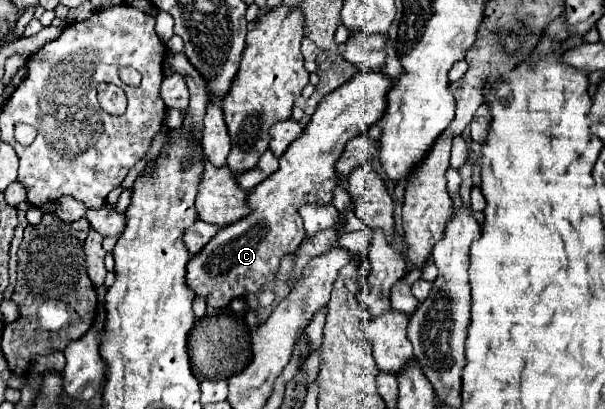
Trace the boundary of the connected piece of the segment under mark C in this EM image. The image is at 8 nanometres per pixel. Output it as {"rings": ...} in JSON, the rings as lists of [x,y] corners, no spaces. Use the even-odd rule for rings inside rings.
{"rings":[[[359,72],[353,80],[319,102],[301,138],[281,156],[279,170],[249,192],[247,204],[251,214],[241,222],[221,228],[205,250],[191,258],[187,266],[187,284],[197,296],[207,300],[207,308],[217,310],[229,306],[233,298],[259,292],[263,284],[275,278],[281,258],[295,254],[307,236],[301,216],[297,214],[299,206],[305,202],[331,204],[333,188],[337,186],[335,162],[351,138],[363,134],[381,118],[391,86],[393,80],[381,72]]]}

